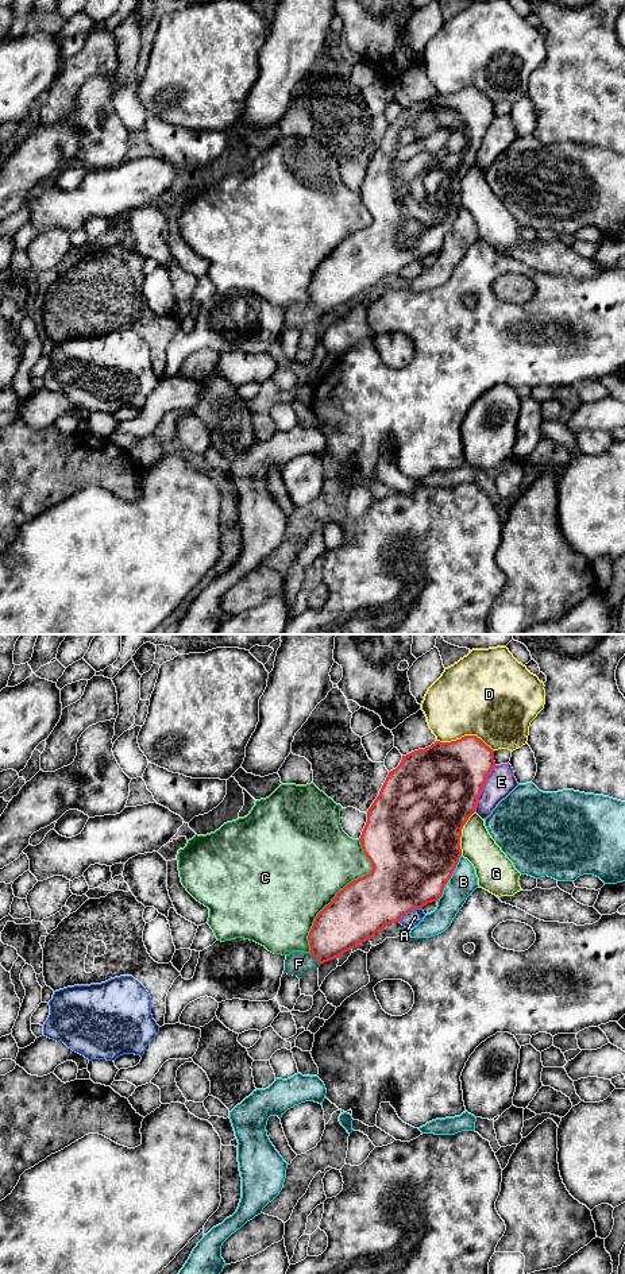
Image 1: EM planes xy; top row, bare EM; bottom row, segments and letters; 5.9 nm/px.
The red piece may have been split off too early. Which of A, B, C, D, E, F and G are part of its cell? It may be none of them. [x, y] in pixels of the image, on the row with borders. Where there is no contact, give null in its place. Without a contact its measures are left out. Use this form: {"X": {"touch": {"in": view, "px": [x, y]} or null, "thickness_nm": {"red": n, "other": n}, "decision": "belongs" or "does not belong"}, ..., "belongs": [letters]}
{"A": {"touch": {"in": "xy", "px": [409, 910]}, "thickness_nm": {"red": 460, "other": 90}, "decision": "does not belong"}, "B": {"touch": {"in": "xy", "px": [450, 877]}, "thickness_nm": {"red": 500, "other": 160}, "decision": "does not belong"}, "C": {"touch": {"in": "xy", "px": [339, 891]}, "thickness_nm": {"red": 340, "other": 500}, "decision": "does not belong"}, "D": {"touch": {"in": "xy", "px": [466, 736]}, "thickness_nm": {"red": 400, "other": 460}, "decision": "does not belong"}, "E": {"touch": {"in": "xy", "px": [482, 787]}, "thickness_nm": {"red": 480, "other": 170}, "decision": "does not belong"}, "F": {"touch": {"in": "xy", "px": [316, 957]}, "thickness_nm": {"red": 300, "other": 150}, "decision": "belongs"}, "G": {"touch": {"in": "xy", "px": [460, 833]}, "thickness_nm": {"red": 500, "other": 200}, "decision": "does not belong"}, "belongs": ["F"]}

